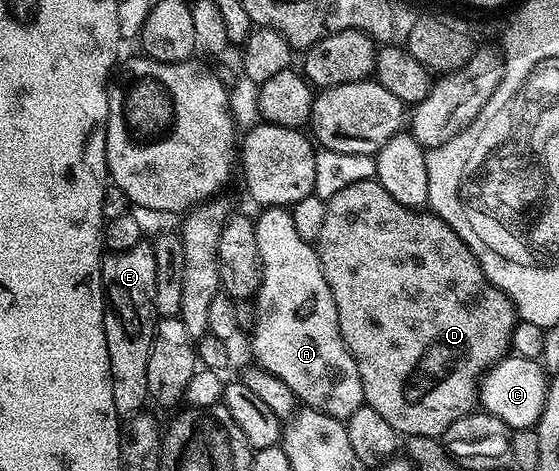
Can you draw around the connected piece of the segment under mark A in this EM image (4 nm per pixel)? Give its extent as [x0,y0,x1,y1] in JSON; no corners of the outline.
[249,206,364,420]

